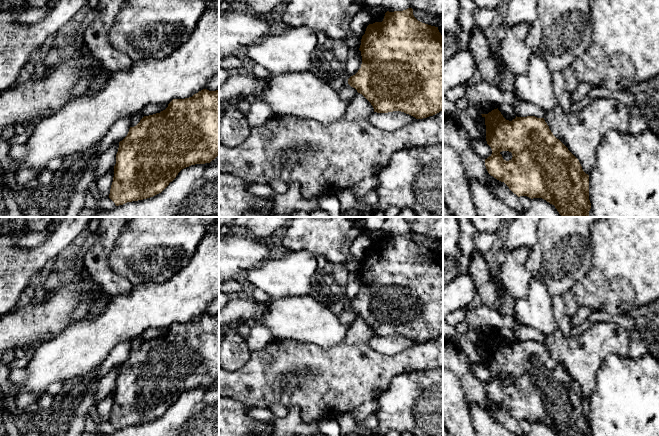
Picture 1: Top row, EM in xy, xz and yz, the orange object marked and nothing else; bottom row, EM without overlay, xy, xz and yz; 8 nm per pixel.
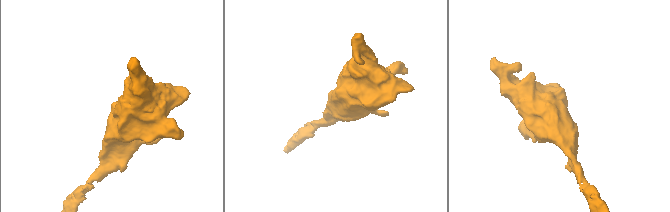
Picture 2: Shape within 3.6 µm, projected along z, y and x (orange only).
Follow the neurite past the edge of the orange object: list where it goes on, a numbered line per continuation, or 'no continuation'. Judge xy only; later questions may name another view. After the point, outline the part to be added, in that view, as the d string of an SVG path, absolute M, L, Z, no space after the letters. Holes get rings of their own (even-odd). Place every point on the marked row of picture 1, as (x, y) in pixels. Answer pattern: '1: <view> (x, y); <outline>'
no continuation

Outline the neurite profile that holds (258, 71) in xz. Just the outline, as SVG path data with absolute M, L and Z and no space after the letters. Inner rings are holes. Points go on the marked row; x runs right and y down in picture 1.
M255 64L252 68L252 75L257 77L257 78L266 78L269 76L269 71L266 70L263 66L260 64Z

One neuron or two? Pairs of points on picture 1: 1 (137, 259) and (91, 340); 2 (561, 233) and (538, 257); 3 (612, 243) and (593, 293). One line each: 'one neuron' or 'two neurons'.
1: two neurons
2: one neuron
3: one neuron

